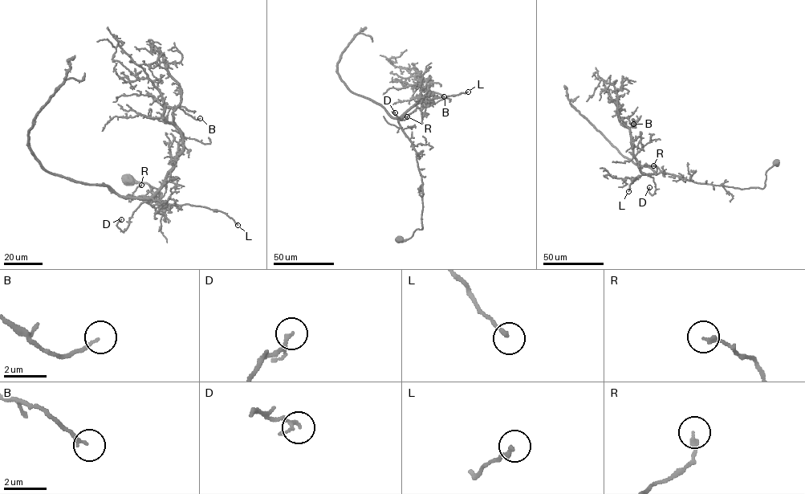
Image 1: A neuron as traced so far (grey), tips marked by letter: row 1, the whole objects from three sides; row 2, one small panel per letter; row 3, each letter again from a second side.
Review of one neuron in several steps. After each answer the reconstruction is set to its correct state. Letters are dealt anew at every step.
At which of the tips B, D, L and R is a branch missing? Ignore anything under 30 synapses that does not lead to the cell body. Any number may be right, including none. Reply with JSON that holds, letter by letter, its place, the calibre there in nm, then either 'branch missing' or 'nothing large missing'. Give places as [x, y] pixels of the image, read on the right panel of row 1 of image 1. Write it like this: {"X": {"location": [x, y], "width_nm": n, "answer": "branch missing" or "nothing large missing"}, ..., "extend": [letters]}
{"B": {"location": [633, 124], "width_nm": 140, "answer": "nothing large missing"}, "D": {"location": [649, 187], "width_nm": 110, "answer": "nothing large missing"}, "L": {"location": [628, 191], "width_nm": 180, "answer": "nothing large missing"}, "R": {"location": [653, 165], "width_nm": 200, "answer": "nothing large missing"}, "extend": []}

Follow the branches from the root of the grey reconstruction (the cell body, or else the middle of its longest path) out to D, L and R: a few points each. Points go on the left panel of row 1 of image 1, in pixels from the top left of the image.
D: (128, 179), (149, 185), (165, 222), (147, 201), (126, 198), (155, 194), (124, 231), (121, 219)
L: (128, 179), (149, 185), (164, 206), (165, 222), (147, 201), (126, 197), (205, 206), (237, 225)
R: (128, 179), (149, 185), (164, 206), (165, 222), (165, 215), (147, 201), (132, 195), (126, 198), (141, 185)

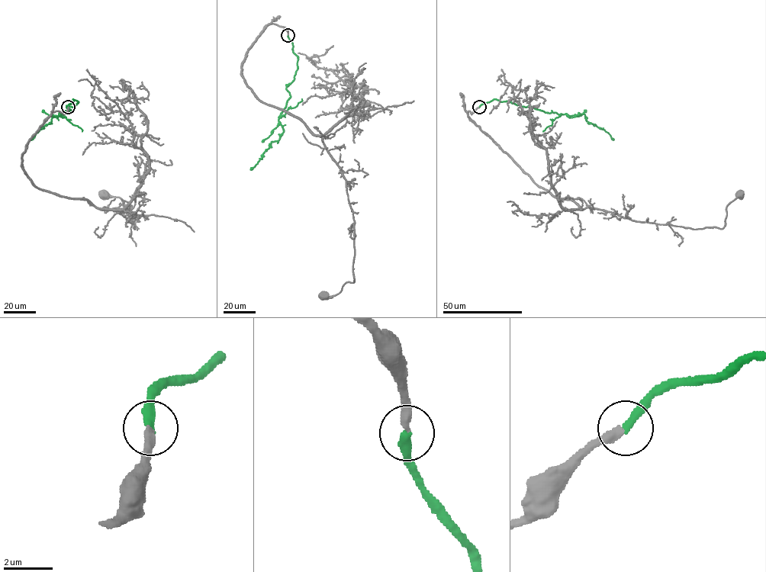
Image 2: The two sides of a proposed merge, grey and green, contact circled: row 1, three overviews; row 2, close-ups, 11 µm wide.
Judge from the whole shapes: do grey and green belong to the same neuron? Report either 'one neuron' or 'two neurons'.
one neuron

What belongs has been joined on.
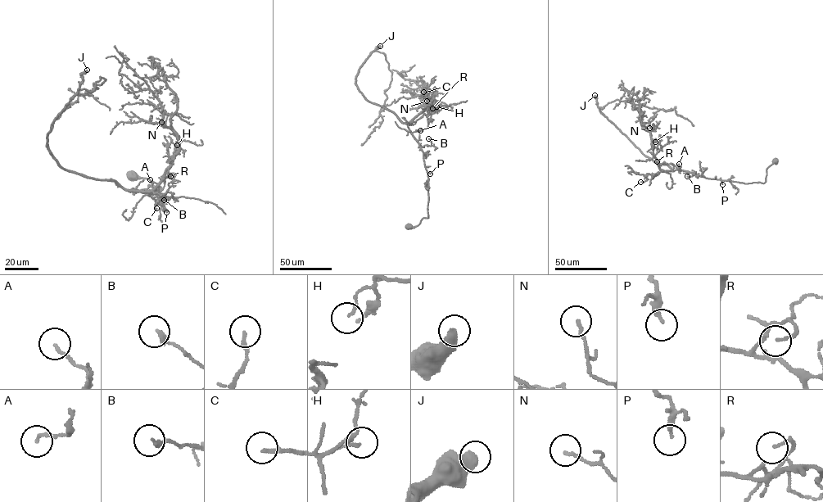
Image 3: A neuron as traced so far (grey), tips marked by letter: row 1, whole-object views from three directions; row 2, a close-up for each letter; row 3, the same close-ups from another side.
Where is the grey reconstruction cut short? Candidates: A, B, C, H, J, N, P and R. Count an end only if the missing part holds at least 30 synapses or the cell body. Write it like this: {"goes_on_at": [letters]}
{"goes_on_at": ["J"]}

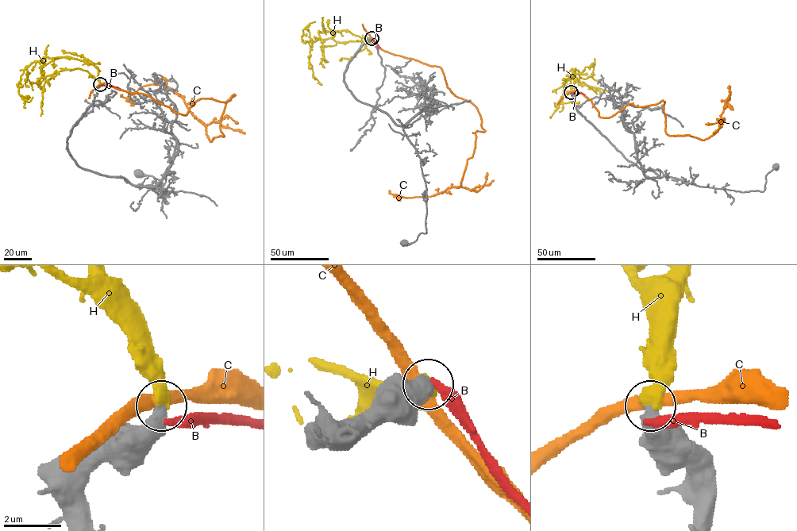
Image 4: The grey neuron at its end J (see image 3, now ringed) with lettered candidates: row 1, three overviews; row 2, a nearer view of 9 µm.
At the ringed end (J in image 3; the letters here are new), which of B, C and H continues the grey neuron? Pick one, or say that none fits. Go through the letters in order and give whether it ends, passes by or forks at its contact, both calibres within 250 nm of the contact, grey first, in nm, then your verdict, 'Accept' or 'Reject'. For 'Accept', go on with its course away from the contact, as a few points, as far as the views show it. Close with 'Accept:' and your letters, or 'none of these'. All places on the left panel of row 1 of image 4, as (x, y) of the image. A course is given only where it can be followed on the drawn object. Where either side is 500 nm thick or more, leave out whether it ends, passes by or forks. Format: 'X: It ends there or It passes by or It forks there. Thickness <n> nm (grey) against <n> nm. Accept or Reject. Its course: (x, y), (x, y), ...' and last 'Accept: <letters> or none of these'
B: Thickness 650 nm (grey) against 320 nm. Reject
C: Thickness 550 nm (grey) against 420 nm. Reject
H: Thickness 550 nm (grey) against 460 nm. Accept. Its course: (100, 84), (98, 69), (92, 64), (65, 57), (45, 57), (25, 67), (17, 84), (20, 95), (28, 96)
Accept: H

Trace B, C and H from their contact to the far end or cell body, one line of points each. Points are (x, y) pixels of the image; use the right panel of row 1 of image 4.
B: (571, 92), (585, 95)
C: (571, 92), (591, 100), (600, 117), (664, 101), (665, 132), (702, 140), (718, 129), (729, 92), (733, 109)
H: (571, 92), (575, 69), (571, 70), (574, 73), (574, 90), (561, 101), (565, 103), (579, 101)

